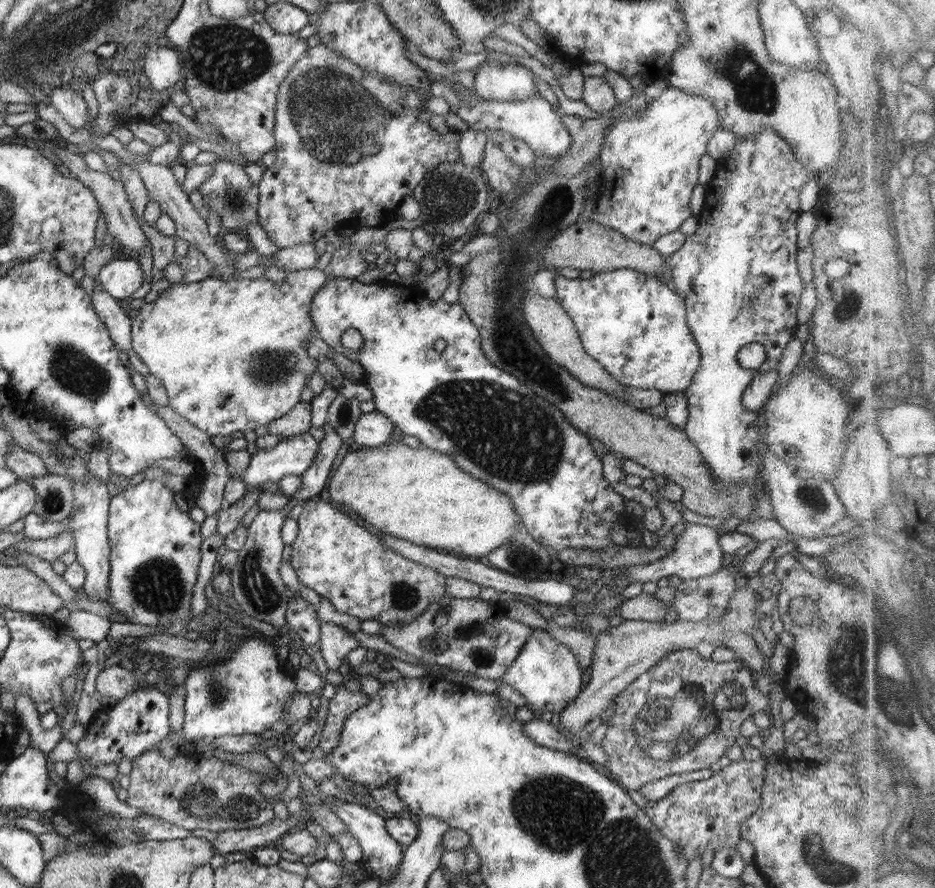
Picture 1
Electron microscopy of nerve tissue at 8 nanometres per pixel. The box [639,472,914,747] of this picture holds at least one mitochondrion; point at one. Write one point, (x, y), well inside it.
(848, 669)

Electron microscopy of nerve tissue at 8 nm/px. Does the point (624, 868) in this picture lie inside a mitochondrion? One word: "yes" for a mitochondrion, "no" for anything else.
yes

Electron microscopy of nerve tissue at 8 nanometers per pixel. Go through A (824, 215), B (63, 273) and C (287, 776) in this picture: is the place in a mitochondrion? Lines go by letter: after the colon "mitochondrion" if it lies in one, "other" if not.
A: other
B: other
C: other

